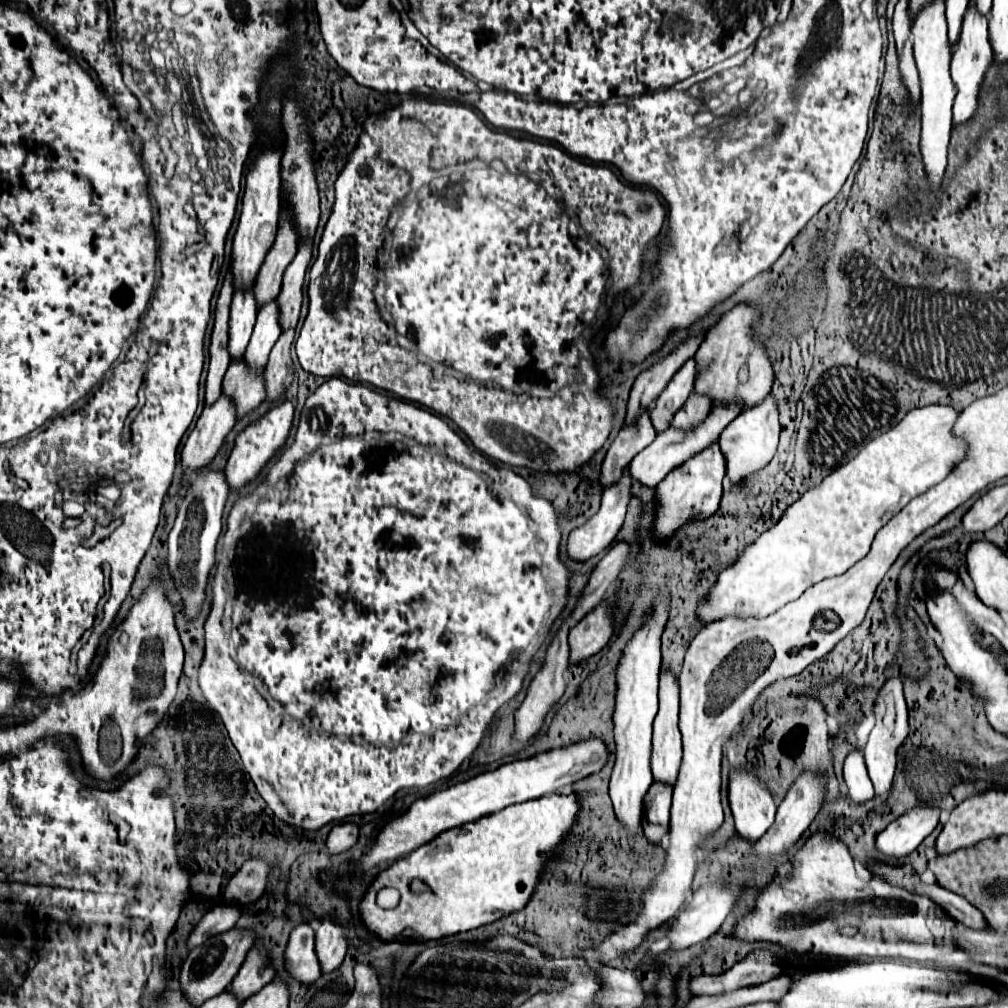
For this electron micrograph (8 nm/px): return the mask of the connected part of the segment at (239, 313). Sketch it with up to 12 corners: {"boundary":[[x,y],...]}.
{"boundary":[[237,291],[229,311],[231,361],[243,357],[255,325],[251,291]]}

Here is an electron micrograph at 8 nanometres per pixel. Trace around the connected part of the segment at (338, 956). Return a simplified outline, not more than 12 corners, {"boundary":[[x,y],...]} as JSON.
{"boundary":[[321,921],[315,953],[321,975],[339,969],[347,951],[345,931]]}

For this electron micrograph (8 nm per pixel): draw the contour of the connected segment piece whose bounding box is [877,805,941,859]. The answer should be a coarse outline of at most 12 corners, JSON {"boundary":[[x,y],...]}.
{"boundary":[[913,807],[877,837],[887,857],[905,857],[939,825],[939,807]]}

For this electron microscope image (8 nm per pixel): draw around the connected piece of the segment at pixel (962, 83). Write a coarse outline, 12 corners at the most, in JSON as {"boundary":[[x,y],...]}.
{"boundary":[[969,5],[953,47],[953,123],[977,111],[991,65],[987,17]]}

